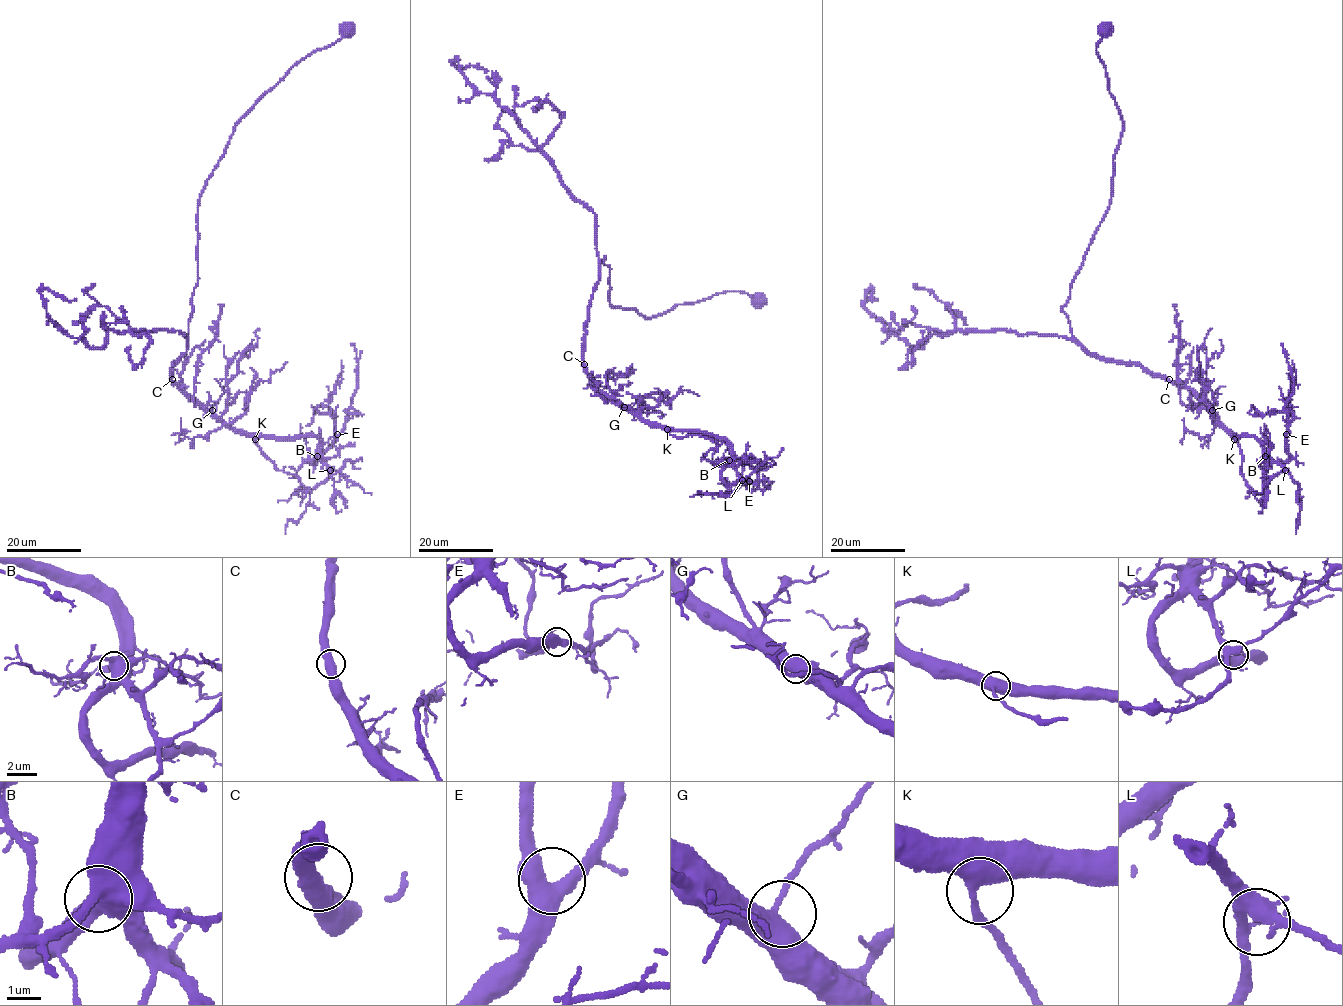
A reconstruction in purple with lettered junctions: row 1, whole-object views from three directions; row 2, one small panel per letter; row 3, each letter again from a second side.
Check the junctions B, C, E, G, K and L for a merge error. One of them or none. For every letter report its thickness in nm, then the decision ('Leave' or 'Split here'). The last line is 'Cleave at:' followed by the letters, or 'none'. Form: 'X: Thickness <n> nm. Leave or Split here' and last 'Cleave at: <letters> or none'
B: Thickness 550 nm. Leave
C: Thickness 550 nm. Leave
E: Thickness 500 nm. Leave
G: Thickness 500 nm. Leave
K: Thickness 480 nm. Leave
L: Thickness 380 nm. Leave
Cleave at: none

